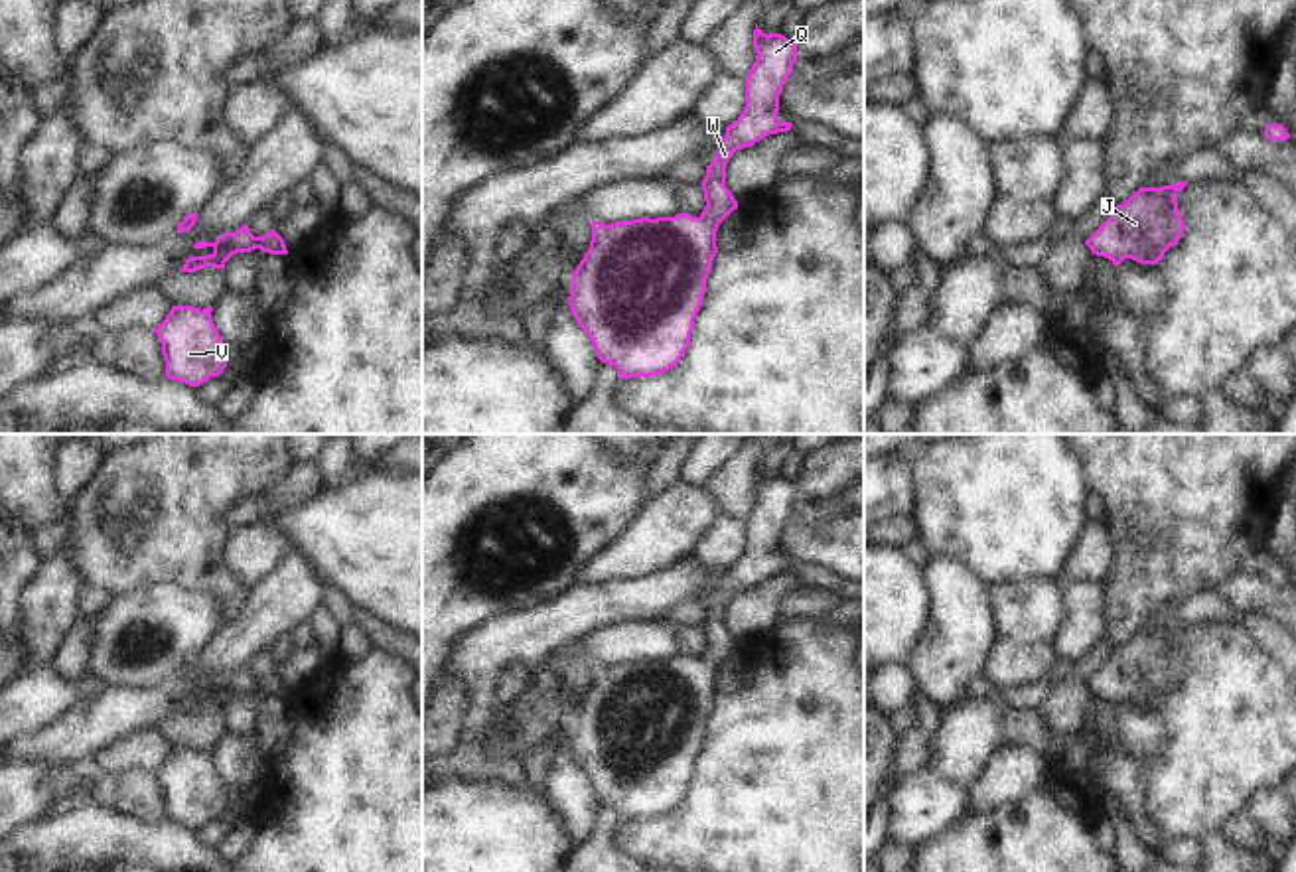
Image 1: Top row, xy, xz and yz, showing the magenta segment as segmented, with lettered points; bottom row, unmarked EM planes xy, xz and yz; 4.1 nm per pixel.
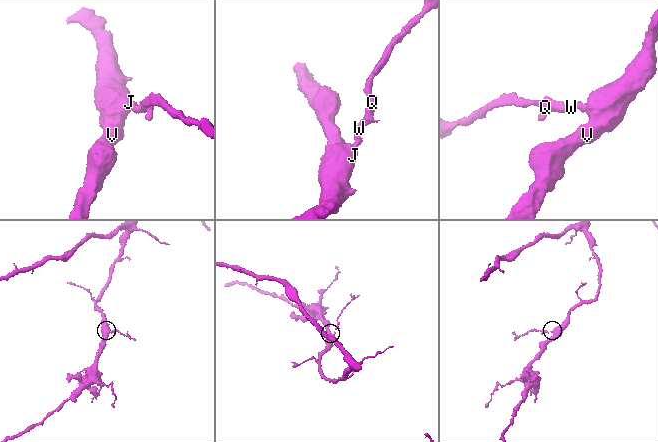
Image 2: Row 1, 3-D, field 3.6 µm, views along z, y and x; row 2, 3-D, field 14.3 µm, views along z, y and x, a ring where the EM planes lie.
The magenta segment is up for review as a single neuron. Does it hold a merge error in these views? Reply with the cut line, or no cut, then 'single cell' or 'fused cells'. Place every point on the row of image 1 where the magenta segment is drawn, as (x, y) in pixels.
no cut | single cell

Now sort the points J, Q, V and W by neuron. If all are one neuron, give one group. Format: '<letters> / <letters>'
J Q V W

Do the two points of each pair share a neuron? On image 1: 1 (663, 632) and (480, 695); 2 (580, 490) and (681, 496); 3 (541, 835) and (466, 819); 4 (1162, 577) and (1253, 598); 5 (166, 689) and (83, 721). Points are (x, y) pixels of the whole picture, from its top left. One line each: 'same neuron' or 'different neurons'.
1: different neurons
2: different neurons
3: same neuron
4: different neurons
5: same neuron

